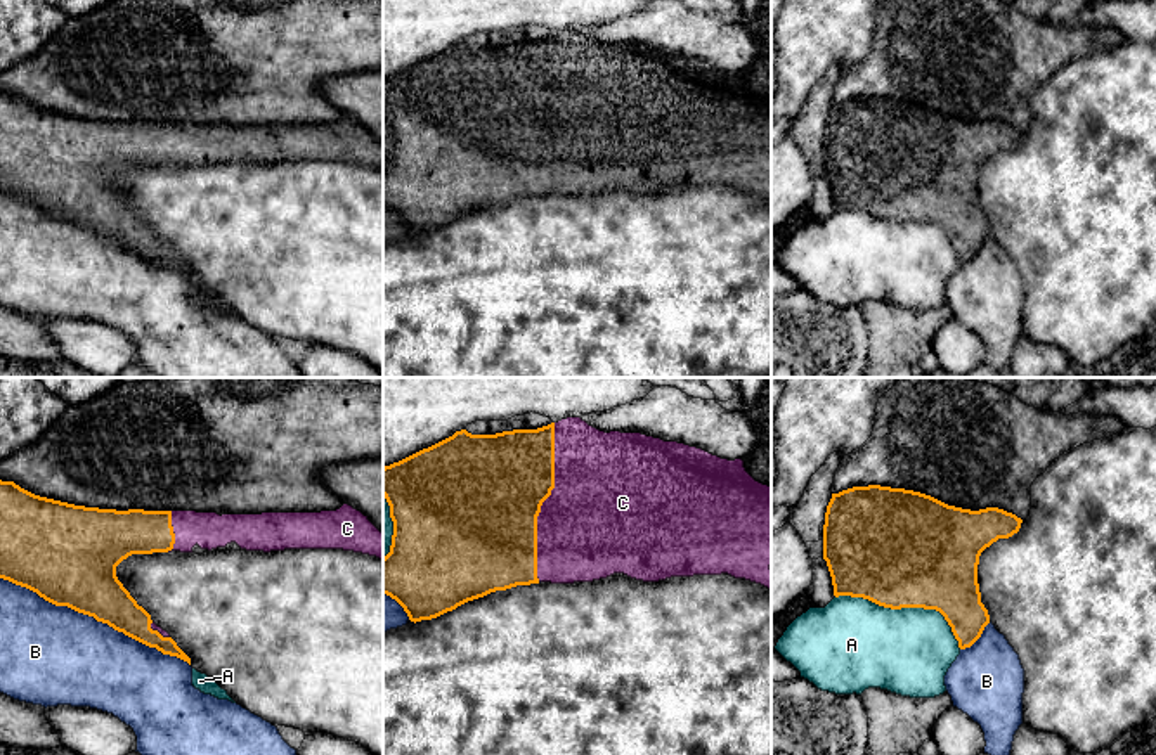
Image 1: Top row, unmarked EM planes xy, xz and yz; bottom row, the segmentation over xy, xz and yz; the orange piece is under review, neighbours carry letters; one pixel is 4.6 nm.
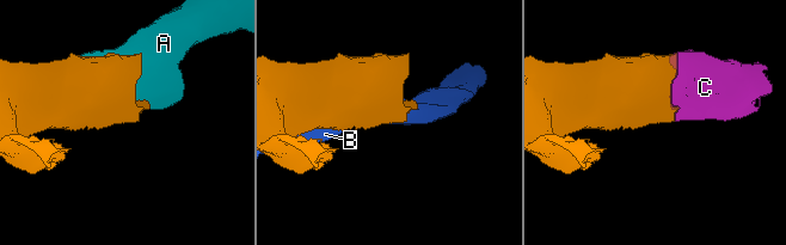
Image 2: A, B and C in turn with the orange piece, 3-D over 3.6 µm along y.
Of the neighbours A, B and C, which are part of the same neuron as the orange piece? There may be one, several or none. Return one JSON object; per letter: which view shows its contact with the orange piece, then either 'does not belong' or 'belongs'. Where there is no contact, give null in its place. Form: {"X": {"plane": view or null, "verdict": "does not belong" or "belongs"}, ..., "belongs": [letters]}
{"A": {"plane": "yz", "verdict": "does not belong"}, "B": {"plane": "xy", "verdict": "does not belong"}, "C": {"plane": "xz", "verdict": "belongs"}, "belongs": ["C"]}

